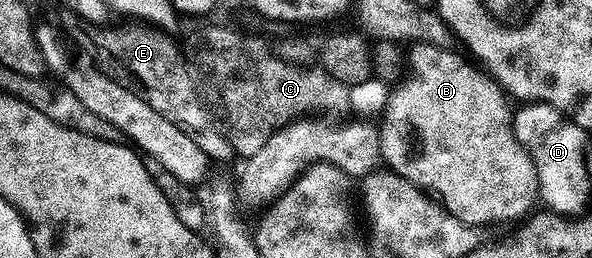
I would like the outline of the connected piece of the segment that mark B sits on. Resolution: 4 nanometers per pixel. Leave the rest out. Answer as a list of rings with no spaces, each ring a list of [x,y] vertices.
[[[420,41],[412,42],[410,47],[411,52],[408,50],[405,55],[405,74],[390,88],[387,104],[383,107],[381,118],[378,120],[380,123],[377,123],[379,153],[382,162],[390,170],[394,171],[395,174],[402,177],[402,179],[412,183],[414,187],[430,193],[438,202],[443,204],[443,208],[450,215],[457,217],[457,221],[467,223],[470,227],[483,229],[486,228],[486,223],[505,223],[509,219],[517,219],[523,214],[523,216],[526,216],[532,210],[530,207],[534,203],[537,203],[539,199],[537,169],[533,165],[529,153],[521,145],[521,141],[517,141],[513,122],[513,107],[510,107],[512,104],[509,102],[508,96],[505,94],[503,88],[491,78],[486,70],[480,69],[474,62],[471,62],[472,64],[466,63],[458,55],[458,50],[450,47],[438,47],[432,43],[423,43]]]

